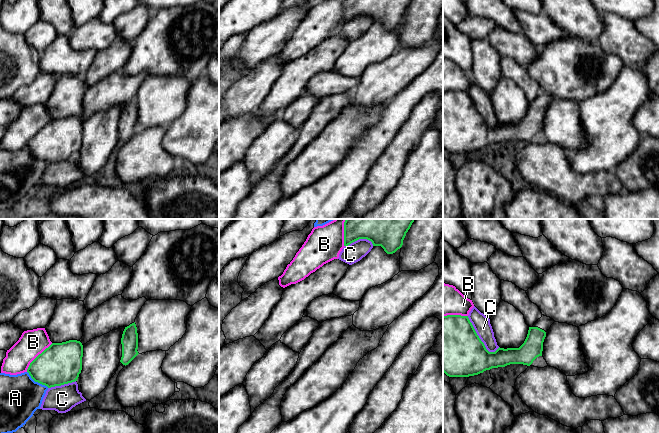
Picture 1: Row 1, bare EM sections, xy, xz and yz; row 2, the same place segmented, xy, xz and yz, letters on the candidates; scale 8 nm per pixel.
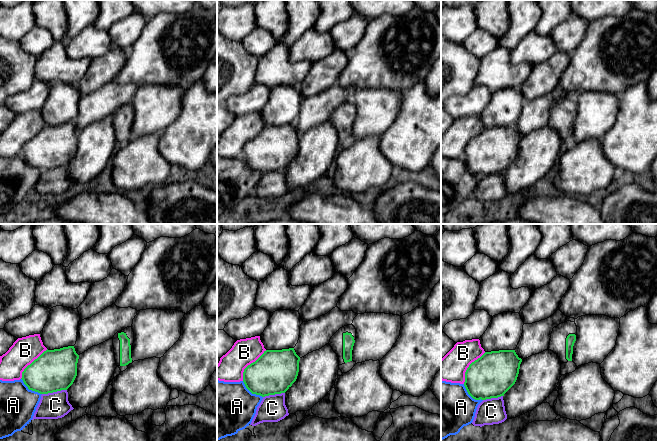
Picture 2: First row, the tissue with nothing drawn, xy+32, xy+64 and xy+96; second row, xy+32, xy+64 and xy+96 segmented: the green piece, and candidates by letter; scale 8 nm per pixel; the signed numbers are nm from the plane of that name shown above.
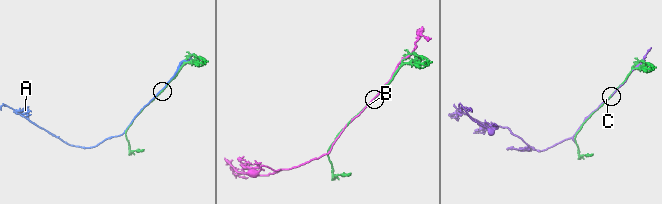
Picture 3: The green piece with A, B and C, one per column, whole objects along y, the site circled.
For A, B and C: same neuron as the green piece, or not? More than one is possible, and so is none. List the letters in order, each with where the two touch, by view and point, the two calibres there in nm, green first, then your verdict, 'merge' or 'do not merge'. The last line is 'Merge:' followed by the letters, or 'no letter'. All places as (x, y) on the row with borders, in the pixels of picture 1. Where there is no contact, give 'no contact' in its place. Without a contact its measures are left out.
A: meets green in xy at (37, 381); 340 nm thick on the green side, 340 nm on the other; do not merge
B: meets green in xy at (37, 356); 340 nm thick on the green side, 200 nm on the other; do not merge
C: meets green in yz at (478, 336); 460 nm thick on the green side, 140 nm on the other; do not merge
Merge: no letter

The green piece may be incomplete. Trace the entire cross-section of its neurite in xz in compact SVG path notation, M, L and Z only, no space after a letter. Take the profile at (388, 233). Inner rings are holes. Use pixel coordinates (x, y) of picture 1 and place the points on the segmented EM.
M346 219L344 246L359 239L367 239L373 246L381 246L393 254L403 245L406 233L415 219Z

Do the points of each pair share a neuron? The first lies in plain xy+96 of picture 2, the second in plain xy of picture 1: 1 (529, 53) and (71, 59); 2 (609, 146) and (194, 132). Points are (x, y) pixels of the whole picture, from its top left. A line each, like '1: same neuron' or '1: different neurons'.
1: different neurons
2: same neuron

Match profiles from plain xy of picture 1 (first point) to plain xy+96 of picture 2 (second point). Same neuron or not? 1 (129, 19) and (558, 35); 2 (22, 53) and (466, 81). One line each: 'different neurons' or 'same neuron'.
1: same neuron
2: same neuron

